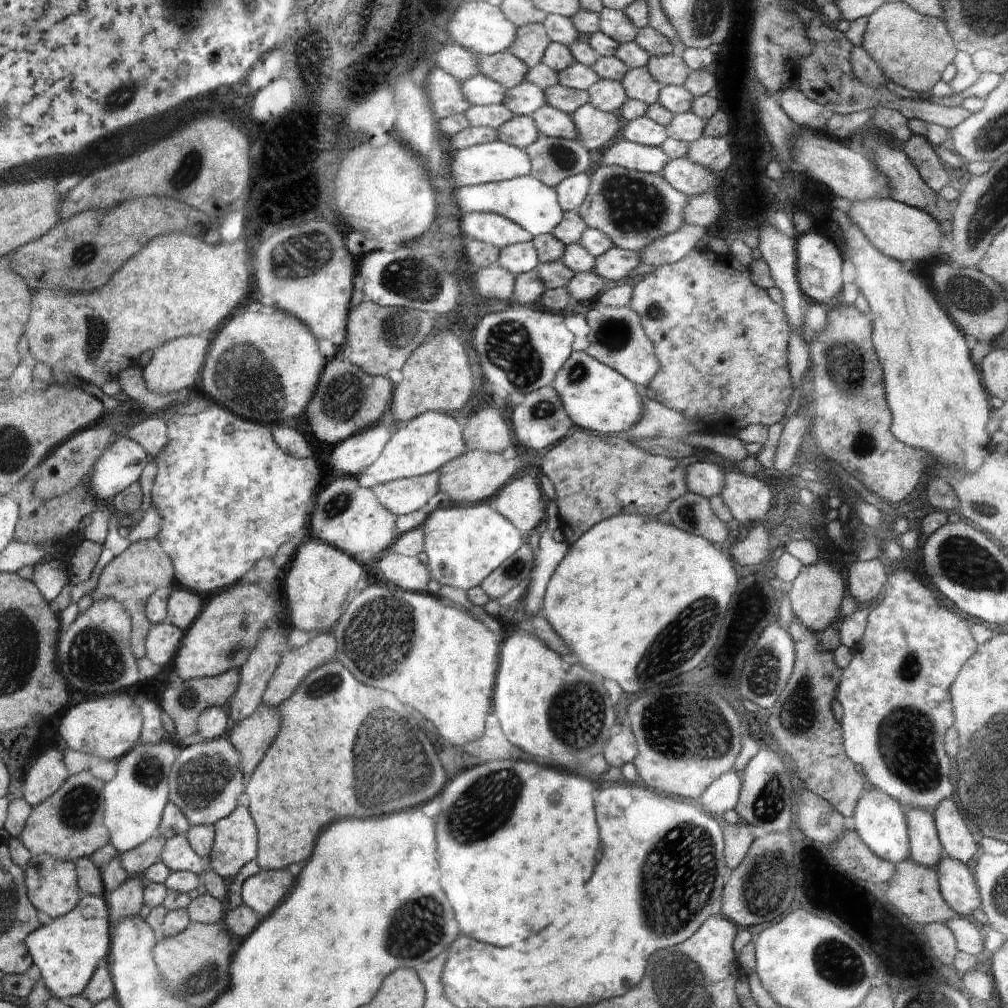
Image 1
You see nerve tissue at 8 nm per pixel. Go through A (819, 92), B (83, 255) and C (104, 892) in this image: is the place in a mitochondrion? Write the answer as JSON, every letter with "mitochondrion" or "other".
{"A":"other","B":"mitochondrion","C":"other"}

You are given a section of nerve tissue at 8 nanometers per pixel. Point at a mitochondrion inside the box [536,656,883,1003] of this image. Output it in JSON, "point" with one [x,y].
{"point":[677,879]}

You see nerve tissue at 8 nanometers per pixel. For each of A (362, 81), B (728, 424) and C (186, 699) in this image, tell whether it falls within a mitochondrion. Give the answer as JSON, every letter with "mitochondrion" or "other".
{"A":"other","B":"other","C":"mitochondrion"}

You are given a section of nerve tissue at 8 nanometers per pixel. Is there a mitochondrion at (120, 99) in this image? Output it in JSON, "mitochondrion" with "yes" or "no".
{"mitochondrion":"yes"}

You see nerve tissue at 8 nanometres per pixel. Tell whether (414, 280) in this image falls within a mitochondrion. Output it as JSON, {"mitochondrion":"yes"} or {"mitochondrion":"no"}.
{"mitochondrion":"yes"}

